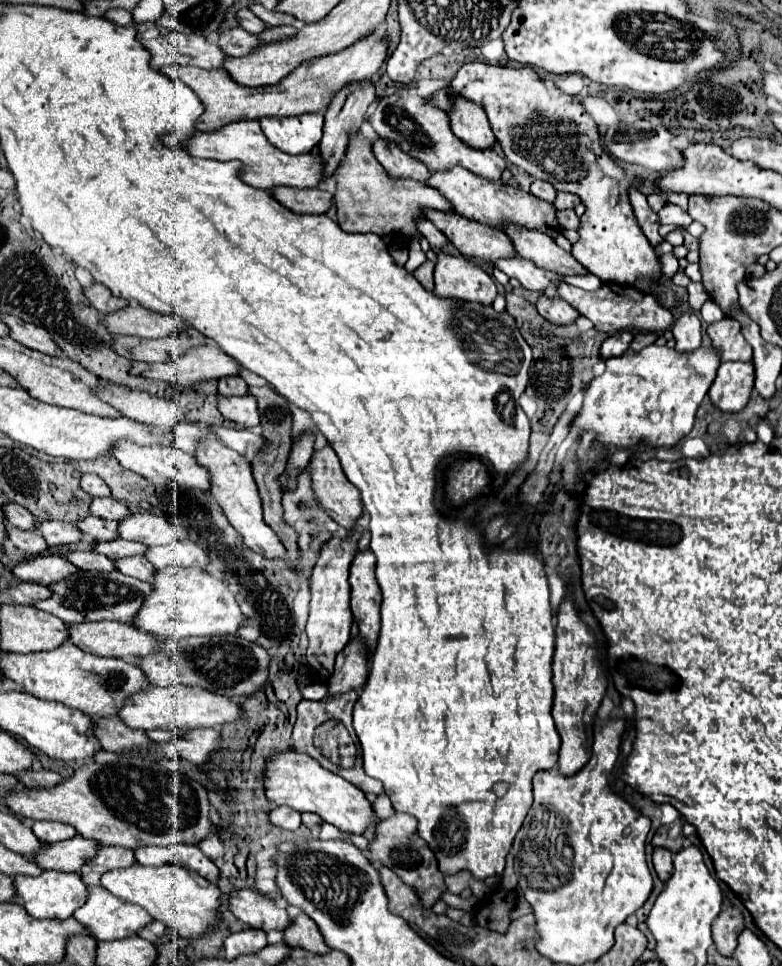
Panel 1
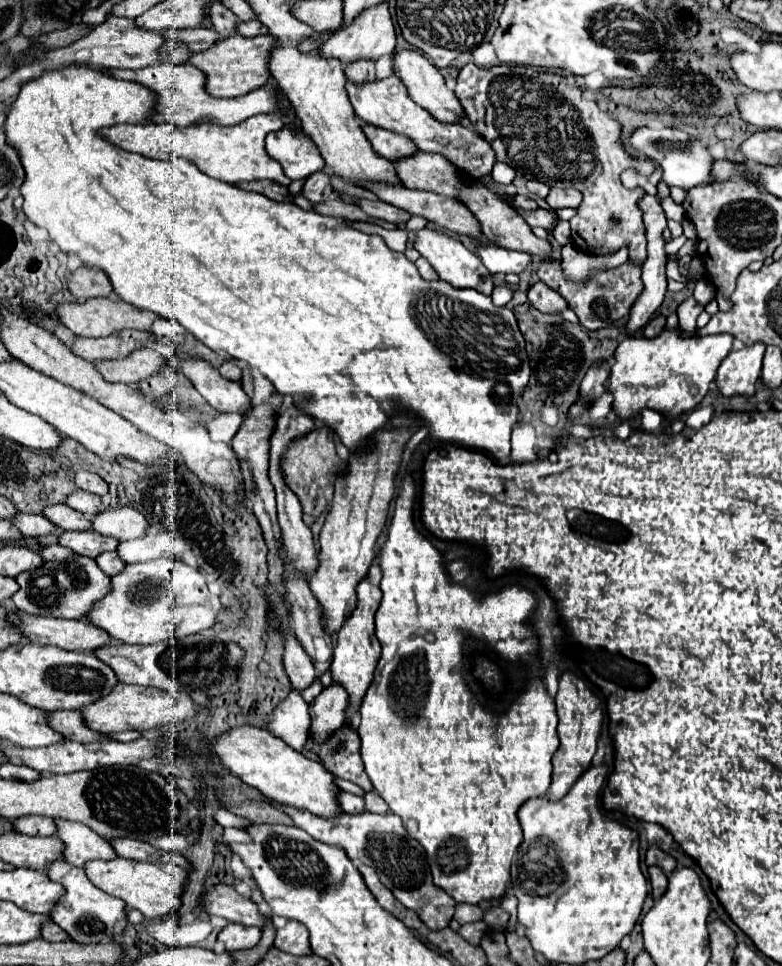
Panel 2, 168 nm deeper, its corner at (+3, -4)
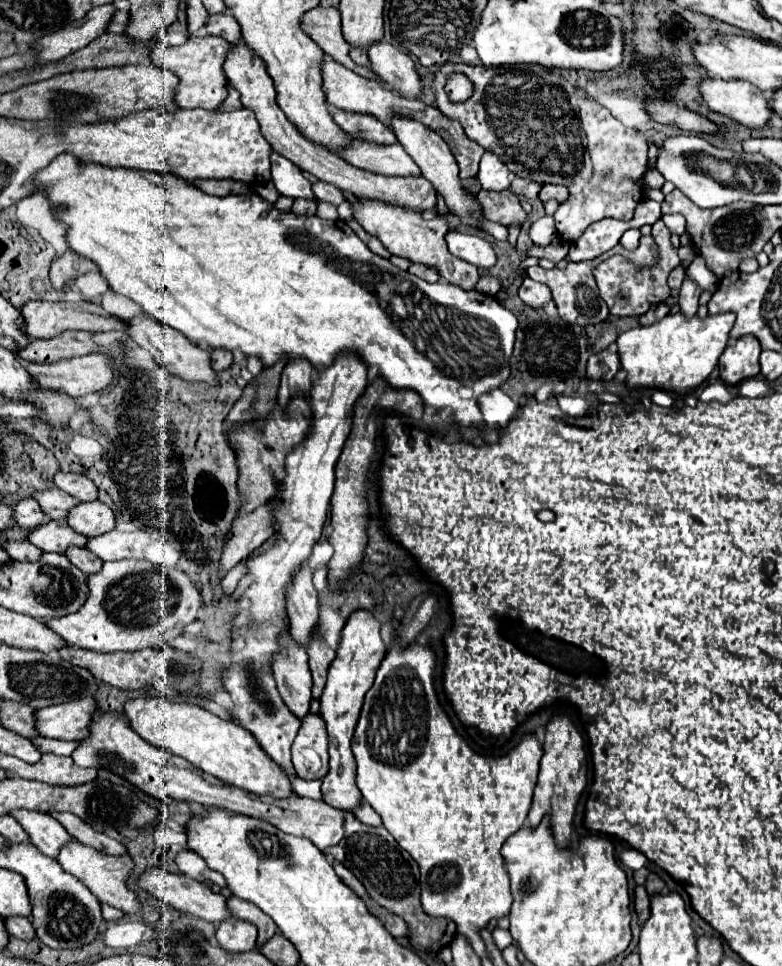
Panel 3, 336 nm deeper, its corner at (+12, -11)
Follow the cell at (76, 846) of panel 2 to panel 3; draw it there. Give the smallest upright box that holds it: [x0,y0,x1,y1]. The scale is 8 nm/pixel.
[12,810,76,858]

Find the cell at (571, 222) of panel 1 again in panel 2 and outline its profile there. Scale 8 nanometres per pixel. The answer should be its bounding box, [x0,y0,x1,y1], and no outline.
[515,207,557,229]

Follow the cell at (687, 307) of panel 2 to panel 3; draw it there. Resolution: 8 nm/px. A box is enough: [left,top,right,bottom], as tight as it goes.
[680,278,702,316]

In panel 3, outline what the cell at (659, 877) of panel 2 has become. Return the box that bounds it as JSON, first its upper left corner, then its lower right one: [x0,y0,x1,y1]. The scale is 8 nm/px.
[634,886,650,924]

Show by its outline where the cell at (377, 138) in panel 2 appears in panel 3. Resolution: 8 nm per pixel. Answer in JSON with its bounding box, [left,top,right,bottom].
[330,106,396,144]

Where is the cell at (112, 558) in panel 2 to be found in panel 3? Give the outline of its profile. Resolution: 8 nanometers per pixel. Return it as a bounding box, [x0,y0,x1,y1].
[66,548,104,576]

